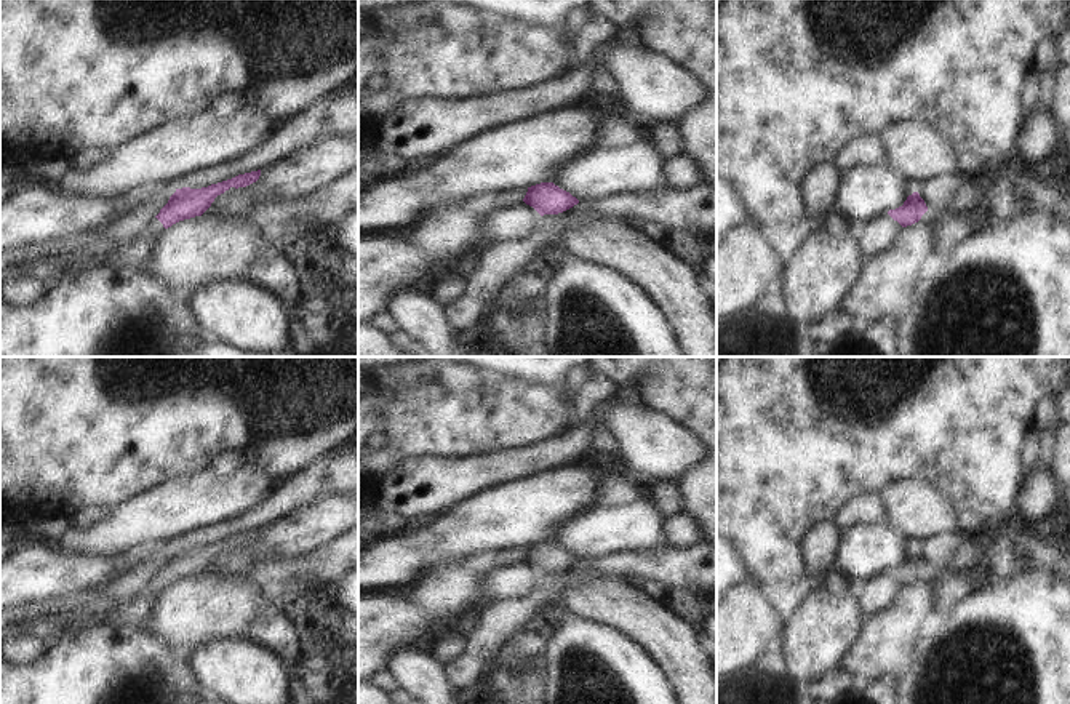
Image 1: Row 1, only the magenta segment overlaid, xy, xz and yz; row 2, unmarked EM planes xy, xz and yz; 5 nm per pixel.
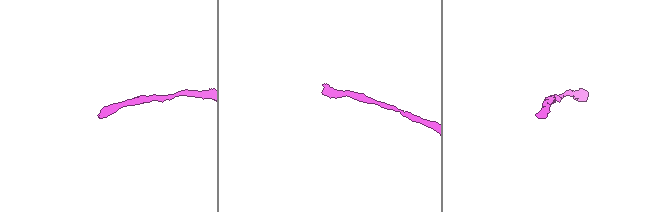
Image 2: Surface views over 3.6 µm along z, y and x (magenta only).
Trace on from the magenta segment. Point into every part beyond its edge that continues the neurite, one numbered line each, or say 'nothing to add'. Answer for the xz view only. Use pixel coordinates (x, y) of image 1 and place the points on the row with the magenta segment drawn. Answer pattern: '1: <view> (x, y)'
nothing to add

